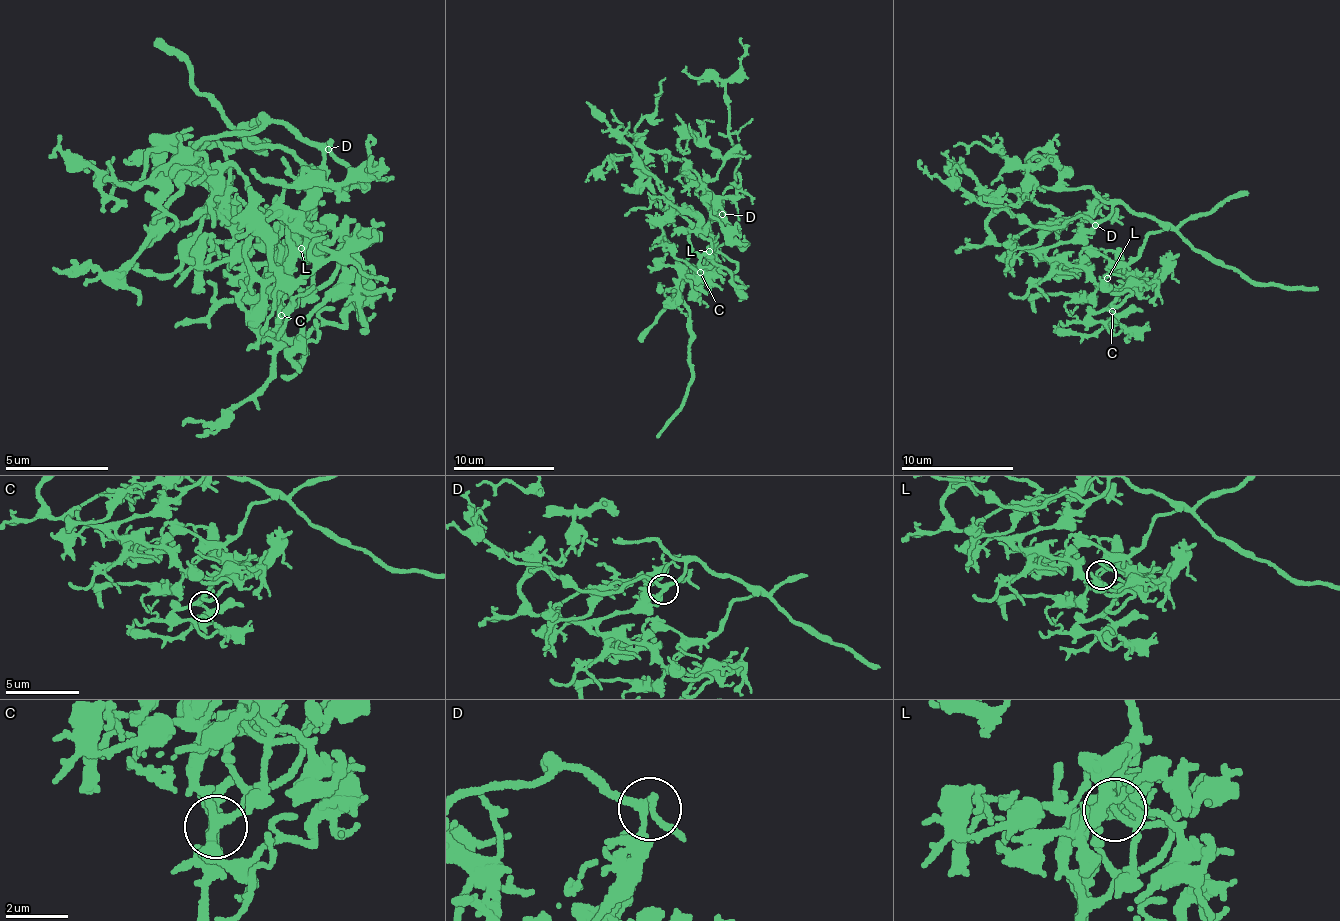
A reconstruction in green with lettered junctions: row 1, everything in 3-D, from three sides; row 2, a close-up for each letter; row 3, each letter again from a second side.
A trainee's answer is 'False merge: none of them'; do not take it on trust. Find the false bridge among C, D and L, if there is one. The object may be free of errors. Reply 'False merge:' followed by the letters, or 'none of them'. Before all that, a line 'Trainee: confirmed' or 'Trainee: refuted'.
Trainee: confirmed
False merge: none of them

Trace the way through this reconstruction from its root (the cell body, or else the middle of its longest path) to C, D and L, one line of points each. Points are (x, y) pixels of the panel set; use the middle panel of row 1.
C: (684, 274), (682, 281), (692, 269), (714, 263), (715, 247), (737, 266), (735, 273), (717, 265), (700, 272)
D: (684, 274), (691, 230), (722, 214)
L: (684, 274), (682, 281), (692, 269), (714, 263), (715, 254), (710, 250)

